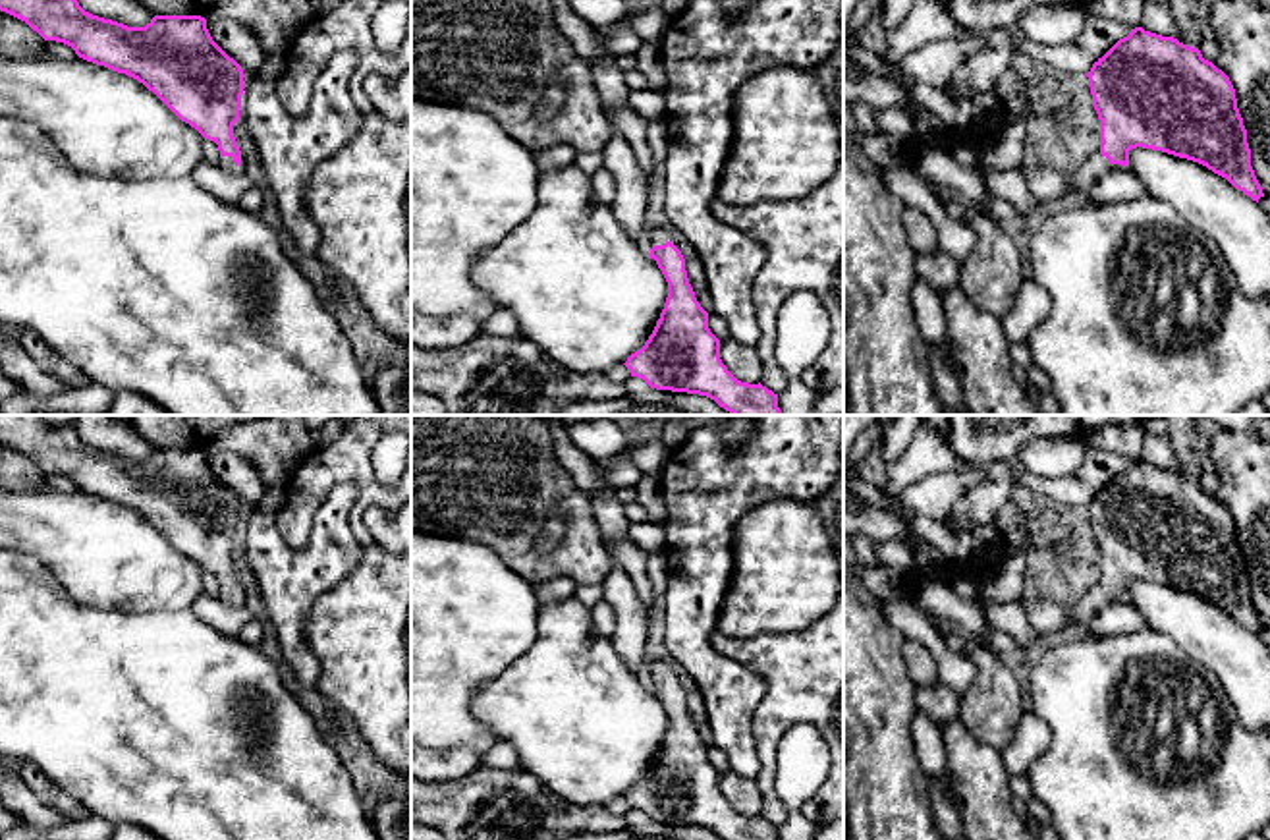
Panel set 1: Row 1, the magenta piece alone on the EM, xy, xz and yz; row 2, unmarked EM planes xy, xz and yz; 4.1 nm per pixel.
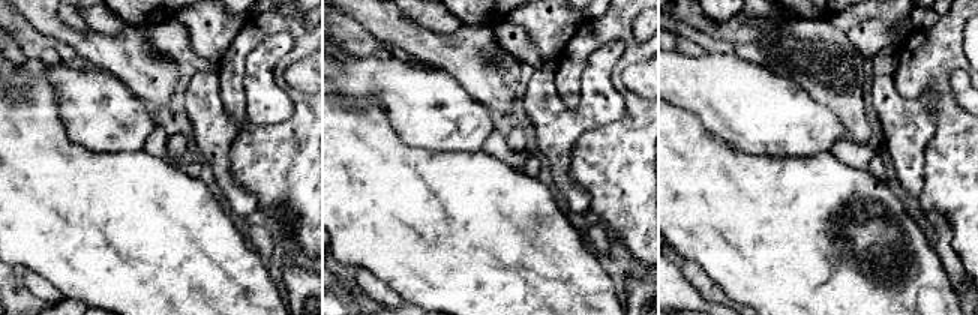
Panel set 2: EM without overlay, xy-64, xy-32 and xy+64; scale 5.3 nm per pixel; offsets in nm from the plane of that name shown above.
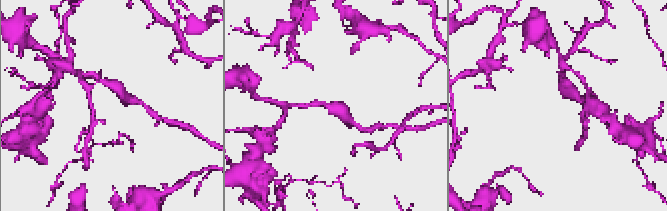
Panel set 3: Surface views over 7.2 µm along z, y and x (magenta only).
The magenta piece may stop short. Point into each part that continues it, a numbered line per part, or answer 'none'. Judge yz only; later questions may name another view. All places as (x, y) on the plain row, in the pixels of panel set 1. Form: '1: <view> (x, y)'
1: yz (1079, 616)

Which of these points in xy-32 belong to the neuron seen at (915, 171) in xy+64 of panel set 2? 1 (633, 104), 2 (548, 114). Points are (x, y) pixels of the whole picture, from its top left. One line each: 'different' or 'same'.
1: different
2: same

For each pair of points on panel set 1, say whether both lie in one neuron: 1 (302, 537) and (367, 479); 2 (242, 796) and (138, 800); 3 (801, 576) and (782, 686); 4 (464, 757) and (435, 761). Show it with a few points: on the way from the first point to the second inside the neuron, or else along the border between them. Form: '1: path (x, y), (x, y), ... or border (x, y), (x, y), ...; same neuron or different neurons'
1: path (302, 512), (302, 504), (332, 474), (342, 474); same neuron
2: path (217, 794), (163, 794); same neuron
3: border (823, 615), (805, 628), (747, 638); different neurons
4: path (456, 761), (442, 761); same neuron

